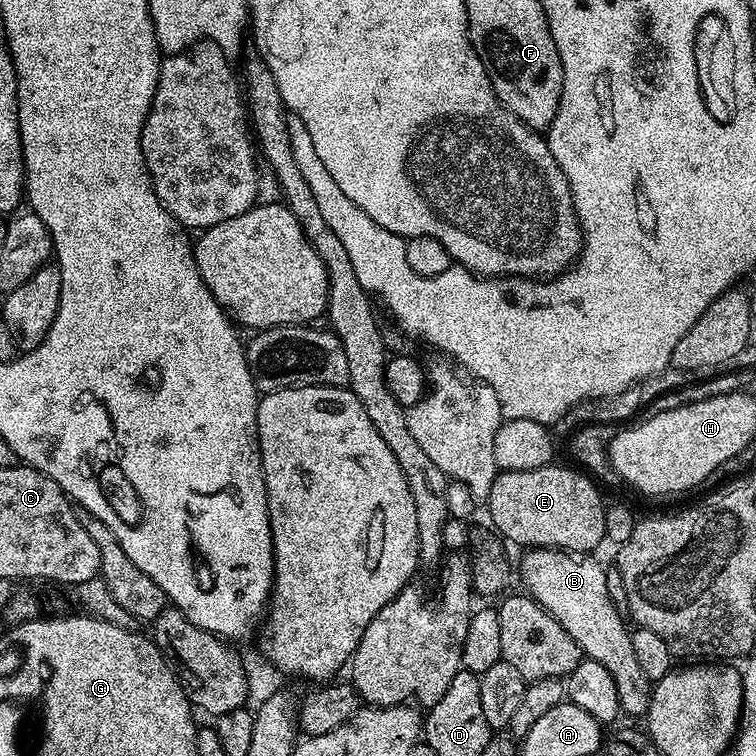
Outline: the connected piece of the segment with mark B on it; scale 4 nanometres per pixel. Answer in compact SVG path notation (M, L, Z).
M533 548L523 555L520 576L528 587L525 588L527 595L551 612L587 659L602 662L602 666L610 670L610 678L614 678L618 690L621 713L625 717L647 717L653 681L646 678L634 654L632 632L624 625L625 617L612 604L606 568L595 560L595 555L562 552L558 548Z

